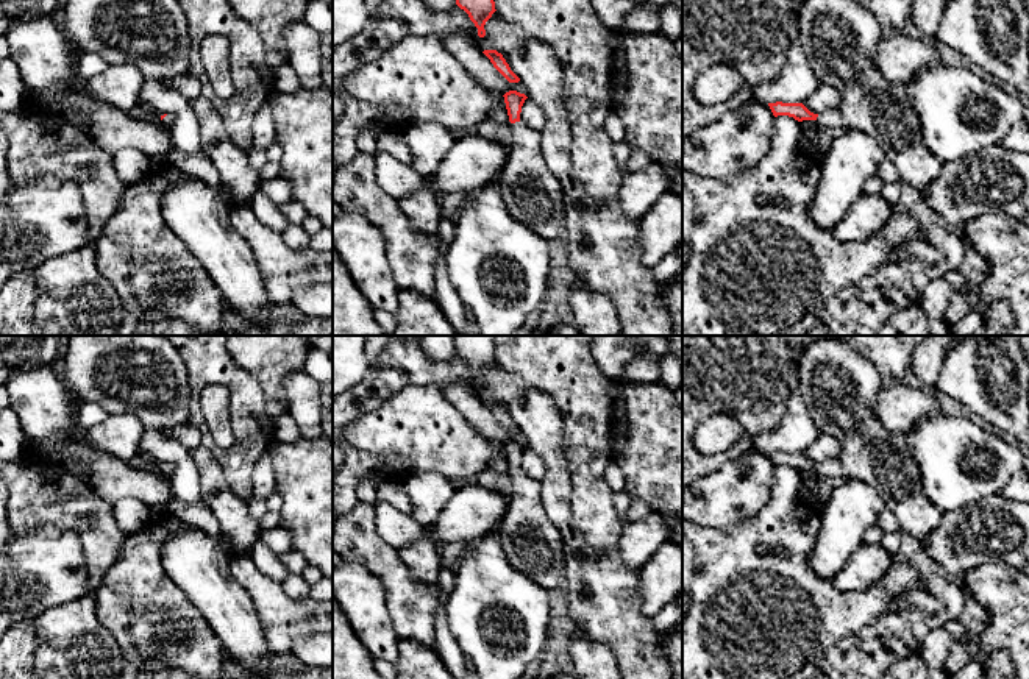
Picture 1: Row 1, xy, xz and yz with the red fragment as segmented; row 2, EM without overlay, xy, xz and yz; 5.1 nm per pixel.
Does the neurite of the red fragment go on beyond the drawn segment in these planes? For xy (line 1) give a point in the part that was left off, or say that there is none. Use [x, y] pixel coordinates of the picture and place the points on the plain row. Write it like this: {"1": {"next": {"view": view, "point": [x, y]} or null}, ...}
{"1": {"next": {"view": "xy", "point": [167, 470]}}}

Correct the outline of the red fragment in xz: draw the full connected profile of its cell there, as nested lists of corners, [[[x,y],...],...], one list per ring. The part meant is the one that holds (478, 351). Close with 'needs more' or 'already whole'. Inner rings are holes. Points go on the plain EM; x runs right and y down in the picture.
[[[454,336],[456,354],[464,359],[478,378],[478,386],[484,387],[486,371],[495,359],[493,336]]]; already whole

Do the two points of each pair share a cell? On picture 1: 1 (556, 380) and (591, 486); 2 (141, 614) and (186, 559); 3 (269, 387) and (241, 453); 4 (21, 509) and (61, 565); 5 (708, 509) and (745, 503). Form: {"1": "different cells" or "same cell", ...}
{"1": "same cell", "2": "different cells", "3": "different cells", "4": "different cells", "5": "same cell"}

